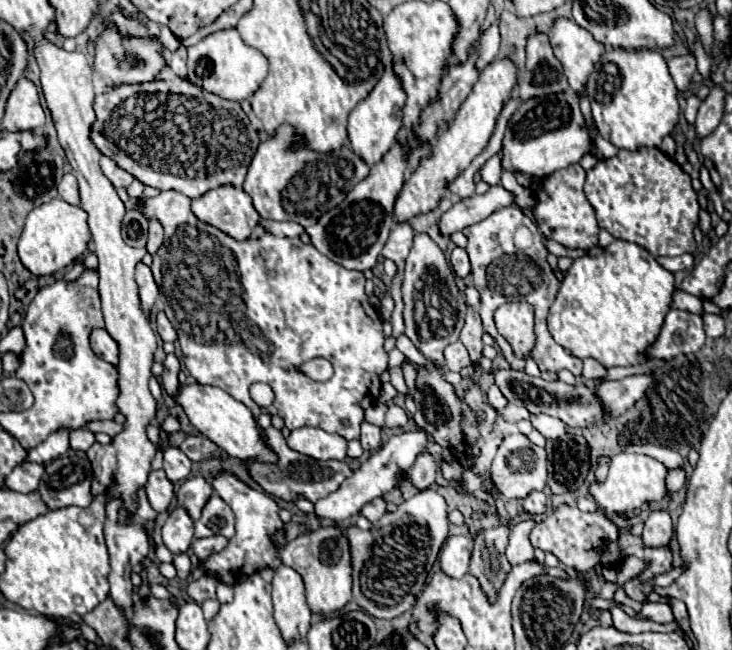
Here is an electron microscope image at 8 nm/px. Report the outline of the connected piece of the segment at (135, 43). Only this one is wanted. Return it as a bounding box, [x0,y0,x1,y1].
[93,29,165,83]

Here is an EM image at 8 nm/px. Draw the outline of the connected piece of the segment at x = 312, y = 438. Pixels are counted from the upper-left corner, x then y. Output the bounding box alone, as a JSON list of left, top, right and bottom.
[287,427,347,461]

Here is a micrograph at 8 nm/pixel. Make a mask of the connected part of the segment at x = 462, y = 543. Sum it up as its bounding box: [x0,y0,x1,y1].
[439,537,473,579]

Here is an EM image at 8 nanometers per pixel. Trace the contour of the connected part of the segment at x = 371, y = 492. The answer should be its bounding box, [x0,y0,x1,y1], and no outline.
[315,429,429,521]

